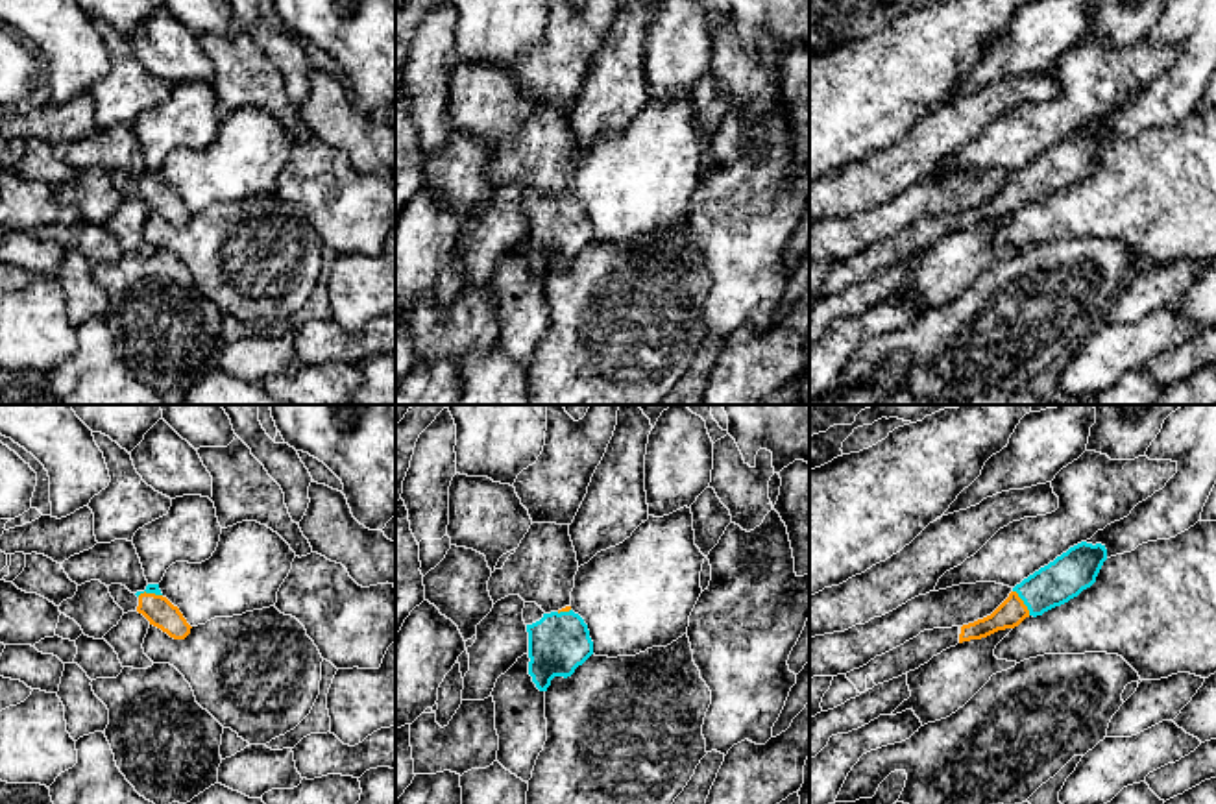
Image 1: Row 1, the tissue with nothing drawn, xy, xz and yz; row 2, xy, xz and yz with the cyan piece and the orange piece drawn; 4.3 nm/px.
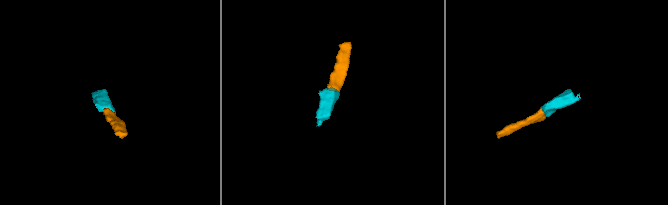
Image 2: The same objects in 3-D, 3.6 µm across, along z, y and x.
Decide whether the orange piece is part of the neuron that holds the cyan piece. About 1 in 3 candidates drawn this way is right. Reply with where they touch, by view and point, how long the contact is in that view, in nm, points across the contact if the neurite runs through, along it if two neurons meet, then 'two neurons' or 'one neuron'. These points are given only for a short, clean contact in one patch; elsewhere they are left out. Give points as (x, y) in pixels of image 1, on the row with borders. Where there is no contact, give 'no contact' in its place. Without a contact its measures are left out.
yz (1024, 603) | 130 nm | across yz (1063, 579), (1024, 603), (1011, 612) | one neuron

